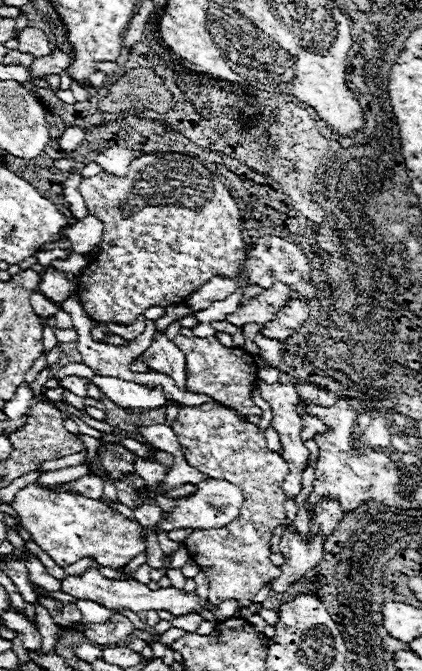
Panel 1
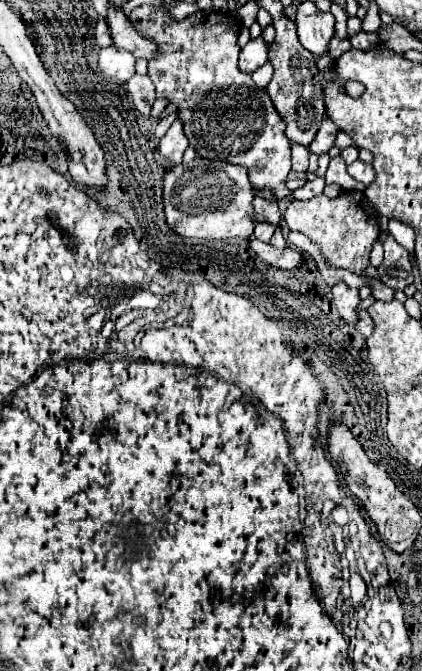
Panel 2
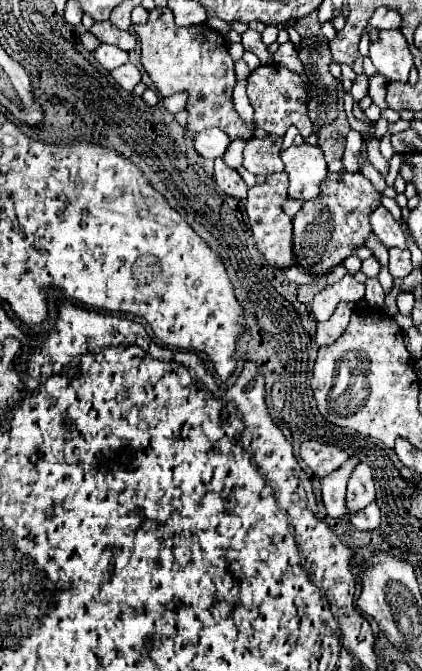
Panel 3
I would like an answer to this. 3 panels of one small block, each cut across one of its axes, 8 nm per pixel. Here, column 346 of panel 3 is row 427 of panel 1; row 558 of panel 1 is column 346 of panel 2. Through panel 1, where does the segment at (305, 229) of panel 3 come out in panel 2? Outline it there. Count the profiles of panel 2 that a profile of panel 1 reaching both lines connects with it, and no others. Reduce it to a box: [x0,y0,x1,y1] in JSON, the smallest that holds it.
[284,192,380,274]

